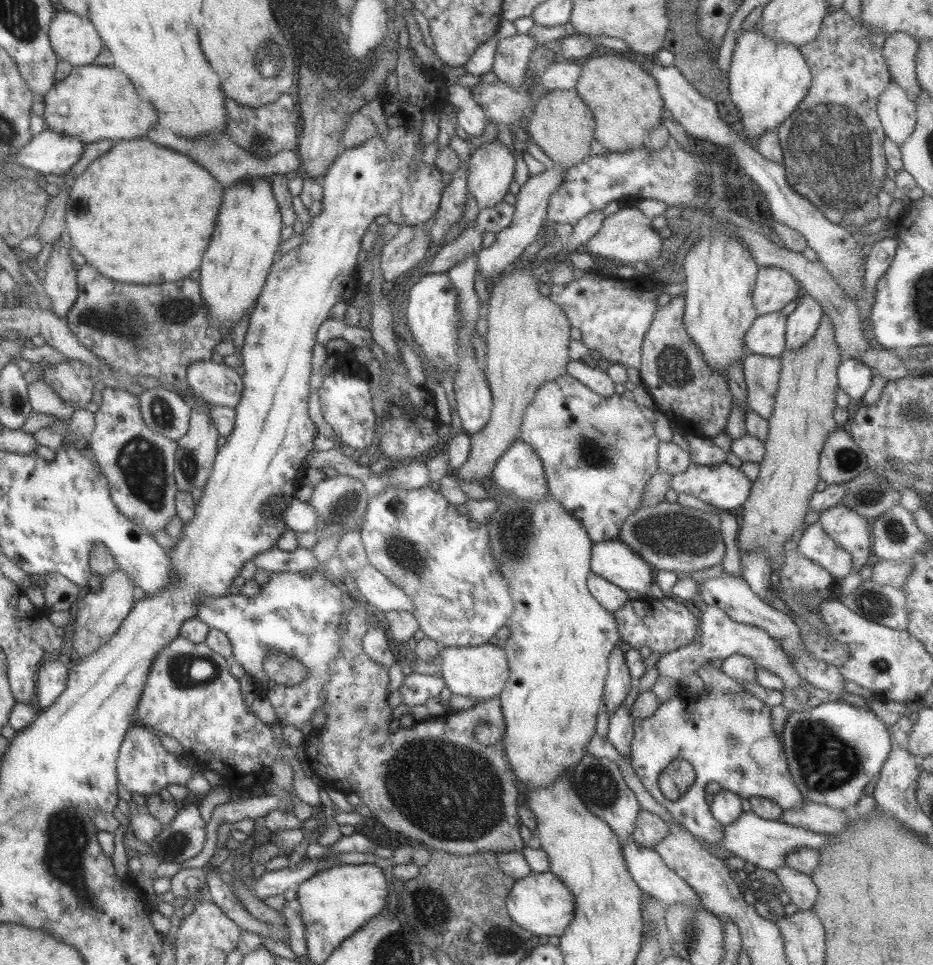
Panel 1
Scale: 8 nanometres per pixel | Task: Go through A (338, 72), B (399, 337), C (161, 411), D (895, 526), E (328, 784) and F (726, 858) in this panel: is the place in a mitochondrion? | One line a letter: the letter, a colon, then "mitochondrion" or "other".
A: mitochondrion
B: other
C: mitochondrion
D: mitochondrion
E: other
F: other

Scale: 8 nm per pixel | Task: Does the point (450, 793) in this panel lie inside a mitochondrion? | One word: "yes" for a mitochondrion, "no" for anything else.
yes

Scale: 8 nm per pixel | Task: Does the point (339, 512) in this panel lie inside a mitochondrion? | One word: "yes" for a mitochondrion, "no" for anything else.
yes

